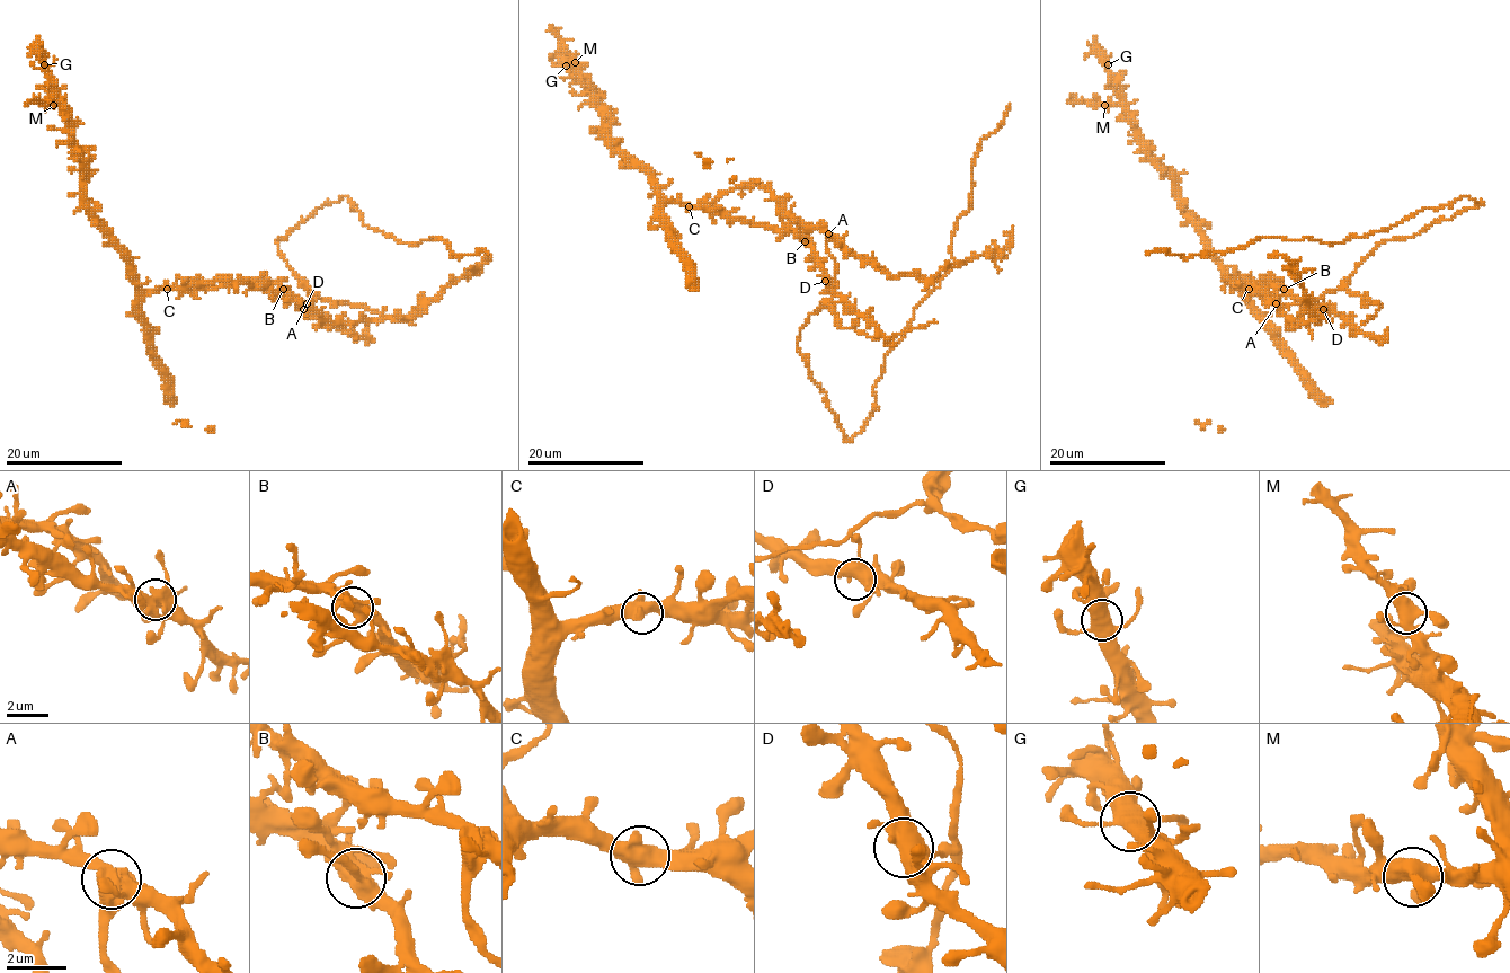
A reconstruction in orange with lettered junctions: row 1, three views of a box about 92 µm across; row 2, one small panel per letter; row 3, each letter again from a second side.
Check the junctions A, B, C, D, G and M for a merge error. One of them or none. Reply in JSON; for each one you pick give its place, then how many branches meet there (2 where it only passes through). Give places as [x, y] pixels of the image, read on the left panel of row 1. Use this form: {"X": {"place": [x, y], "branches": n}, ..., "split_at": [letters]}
{"A": {"place": [307, 303], "branches": 4}, "split_at": ["A"]}

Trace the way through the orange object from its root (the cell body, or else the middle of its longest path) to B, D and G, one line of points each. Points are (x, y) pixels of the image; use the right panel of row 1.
B: (1355, 271), (1340, 289), (1324, 294), (1323, 304), (1307, 304), (1284, 289)
D: (1355, 271), (1340, 289), (1324, 294), (1323, 309)
G: (1355, 271), (1323, 304), (1307, 304), (1277, 283), (1241, 290), (1148, 151), (1108, 64)

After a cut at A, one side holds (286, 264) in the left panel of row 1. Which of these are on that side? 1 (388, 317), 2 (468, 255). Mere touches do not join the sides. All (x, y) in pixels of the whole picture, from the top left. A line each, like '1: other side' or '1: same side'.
1: other side
2: same side

